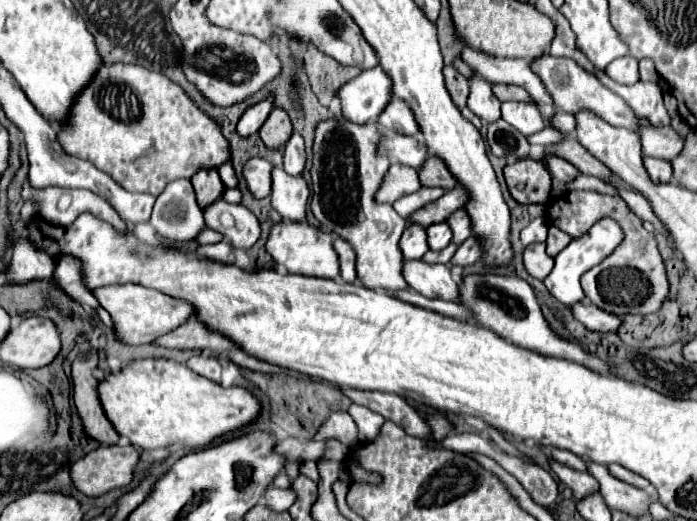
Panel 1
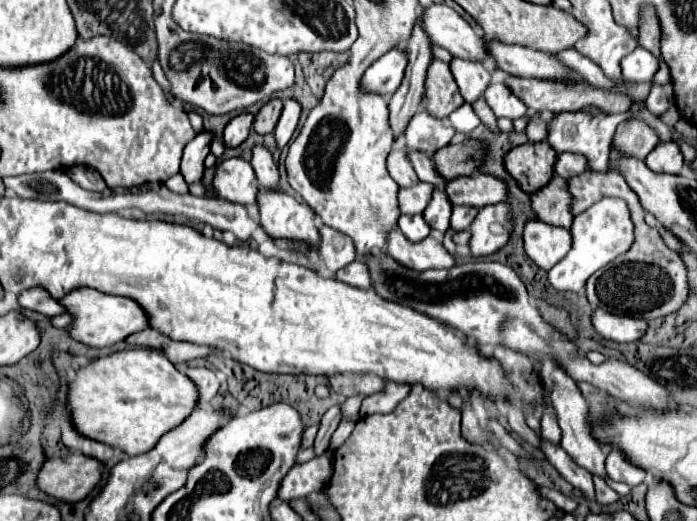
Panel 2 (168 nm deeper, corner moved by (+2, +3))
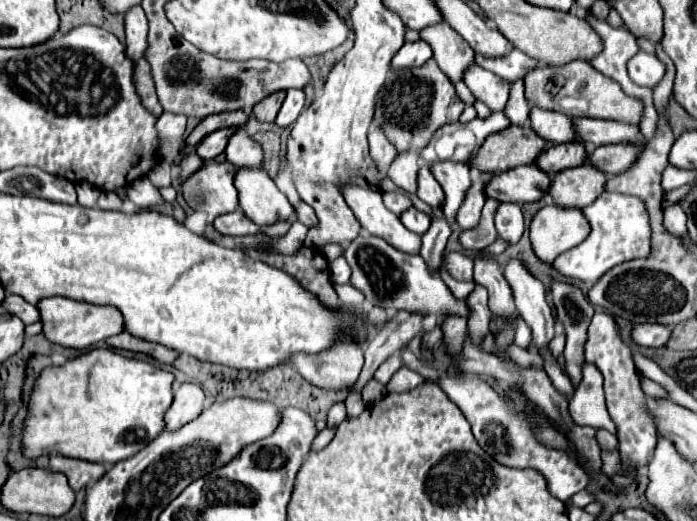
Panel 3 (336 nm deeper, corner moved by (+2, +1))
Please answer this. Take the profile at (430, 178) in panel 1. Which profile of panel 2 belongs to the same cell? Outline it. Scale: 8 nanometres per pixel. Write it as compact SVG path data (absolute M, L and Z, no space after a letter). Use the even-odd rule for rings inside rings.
M466 139L462 145L446 145L442 149L438 149L432 155L432 161L436 165L436 171L440 171L442 177L456 179L462 175L472 175L474 171L478 171L478 165L484 157L484 143L480 141L472 141Z

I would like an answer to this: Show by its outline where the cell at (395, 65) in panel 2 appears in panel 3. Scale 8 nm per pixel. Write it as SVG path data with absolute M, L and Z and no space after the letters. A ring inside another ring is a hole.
M414 41L414 43L404 43L400 51L392 59L392 69L402 69L402 67L420 67L432 57L432 49L426 41Z

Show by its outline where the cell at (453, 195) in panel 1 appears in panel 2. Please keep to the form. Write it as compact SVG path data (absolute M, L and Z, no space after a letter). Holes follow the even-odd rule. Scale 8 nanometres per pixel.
M476 175L476 177L458 177L446 183L446 195L452 205L470 205L470 207L486 207L506 199L504 181L492 175Z

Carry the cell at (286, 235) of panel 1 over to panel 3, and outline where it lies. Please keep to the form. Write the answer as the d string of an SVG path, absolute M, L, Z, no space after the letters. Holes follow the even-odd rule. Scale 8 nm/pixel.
M240 167L234 177L240 209L254 223L274 223L276 219L292 219L292 205L276 187L266 169Z

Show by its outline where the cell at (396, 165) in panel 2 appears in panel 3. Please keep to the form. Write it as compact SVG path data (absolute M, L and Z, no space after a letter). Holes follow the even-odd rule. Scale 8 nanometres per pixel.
M414 151L400 153L388 169L388 177L402 189L414 193L416 191L416 175L418 175L418 155Z

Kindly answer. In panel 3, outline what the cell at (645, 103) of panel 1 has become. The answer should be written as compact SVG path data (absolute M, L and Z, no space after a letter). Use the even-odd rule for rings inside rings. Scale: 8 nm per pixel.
M510 49L504 57L486 57L480 53L474 53L474 63L496 73L498 77L502 77L506 81L516 81L524 75L524 71L540 65L532 57L524 55L520 49Z

